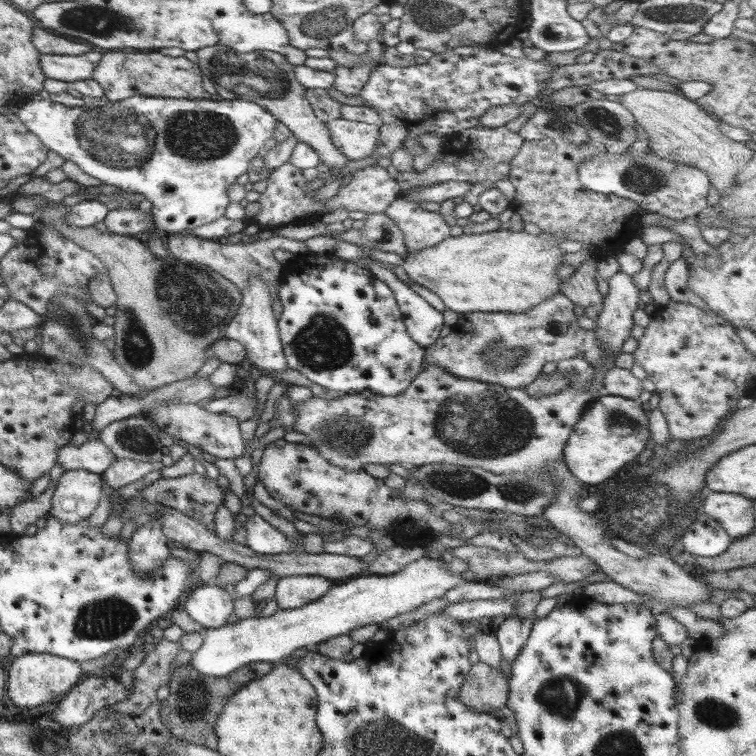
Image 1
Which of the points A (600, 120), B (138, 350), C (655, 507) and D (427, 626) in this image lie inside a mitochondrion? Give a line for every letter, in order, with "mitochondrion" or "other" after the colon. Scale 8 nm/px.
A: mitochondrion
B: mitochondrion
C: mitochondrion
D: other

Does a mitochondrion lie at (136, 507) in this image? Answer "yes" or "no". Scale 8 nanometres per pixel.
yes

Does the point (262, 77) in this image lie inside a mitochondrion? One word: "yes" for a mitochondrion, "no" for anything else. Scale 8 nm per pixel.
yes

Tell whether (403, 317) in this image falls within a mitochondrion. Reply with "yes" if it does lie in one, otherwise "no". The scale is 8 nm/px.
no

